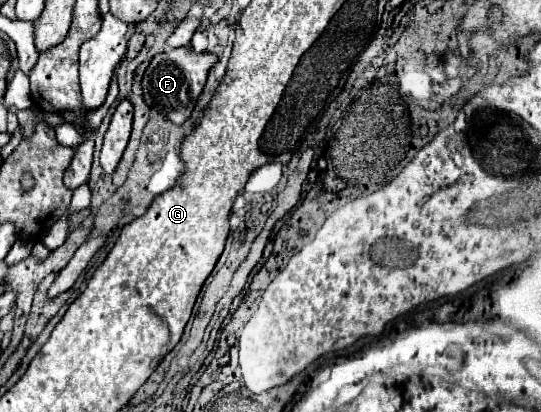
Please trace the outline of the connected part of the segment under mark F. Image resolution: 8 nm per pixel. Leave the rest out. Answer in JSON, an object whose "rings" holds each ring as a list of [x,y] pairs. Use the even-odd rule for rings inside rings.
{"rings":[[[189,46],[157,54],[143,76],[143,96],[145,96],[147,106],[165,114],[173,124],[183,124],[191,116],[195,102],[205,86],[209,68],[215,62],[217,62],[215,54],[209,54],[209,52],[197,54]]]}

